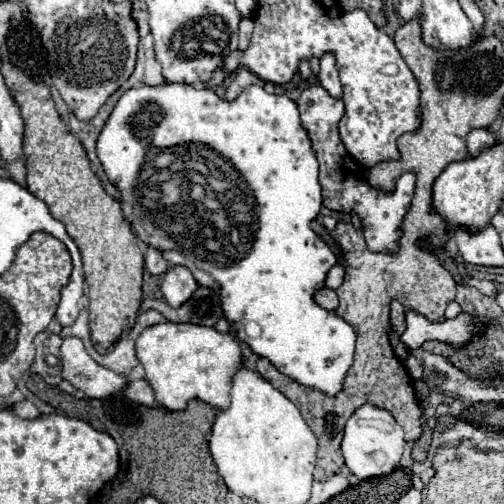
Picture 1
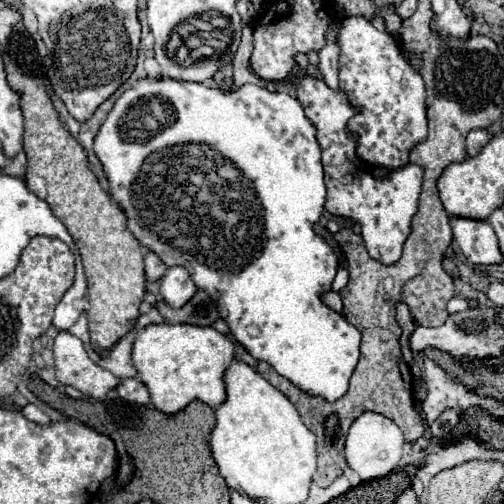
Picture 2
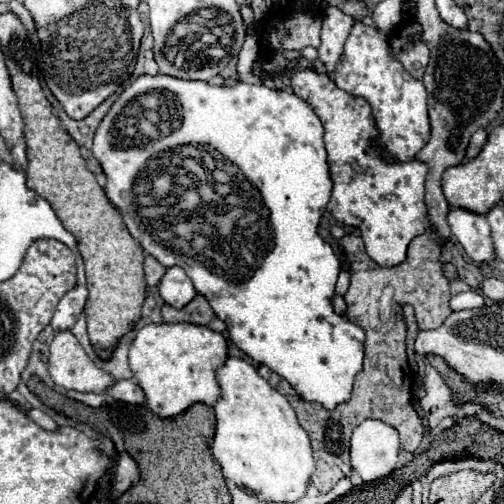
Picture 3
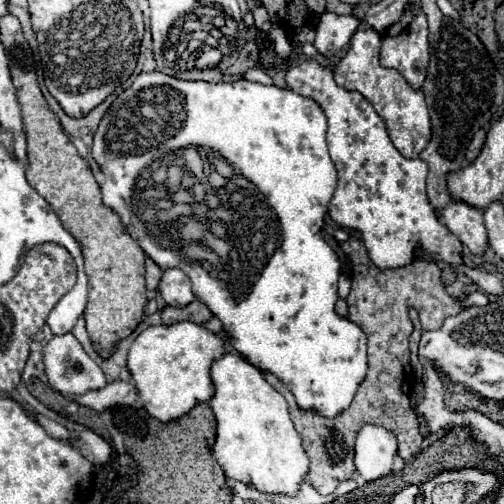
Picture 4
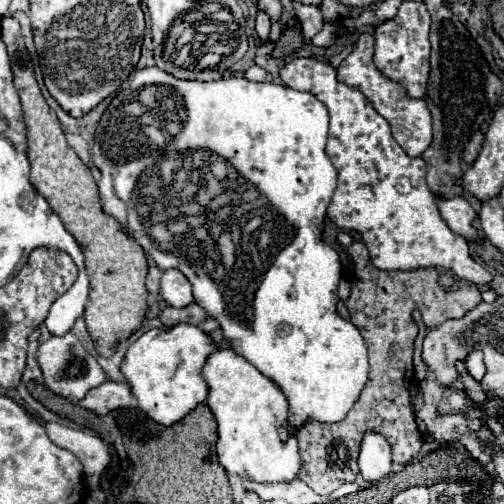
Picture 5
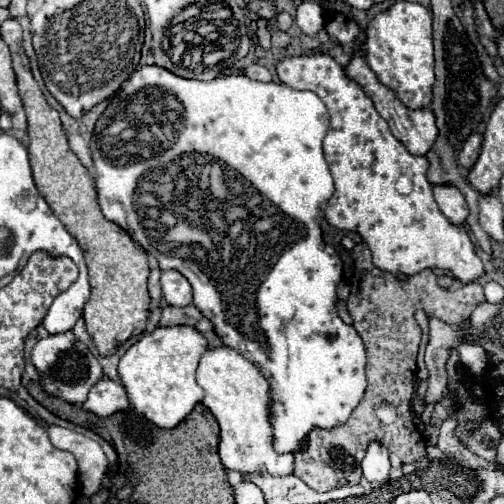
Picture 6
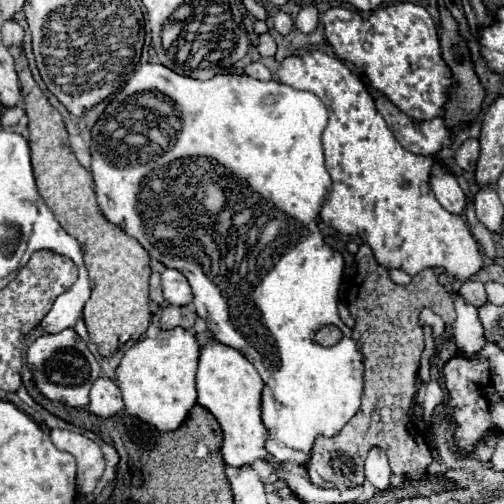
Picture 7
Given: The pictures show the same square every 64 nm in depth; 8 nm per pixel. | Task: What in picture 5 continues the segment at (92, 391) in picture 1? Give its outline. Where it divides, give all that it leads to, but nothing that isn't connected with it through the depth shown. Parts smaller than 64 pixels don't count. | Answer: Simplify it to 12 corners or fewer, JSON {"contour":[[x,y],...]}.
{"contour":[[72,332],[38,348],[54,394],[72,402],[106,374]]}

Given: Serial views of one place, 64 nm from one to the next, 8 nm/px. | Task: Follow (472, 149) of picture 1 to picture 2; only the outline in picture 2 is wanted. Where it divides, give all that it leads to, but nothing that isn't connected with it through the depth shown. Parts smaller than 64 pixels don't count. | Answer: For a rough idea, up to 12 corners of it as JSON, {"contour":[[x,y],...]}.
{"contour":[[472,130],[466,138],[468,156],[476,156],[490,140],[486,130]]}

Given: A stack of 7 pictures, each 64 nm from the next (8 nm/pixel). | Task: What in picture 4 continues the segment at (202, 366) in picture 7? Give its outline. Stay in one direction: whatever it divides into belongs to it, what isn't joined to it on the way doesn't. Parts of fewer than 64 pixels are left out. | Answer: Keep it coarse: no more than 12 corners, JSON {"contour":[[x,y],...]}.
{"contour":[[230,352],[212,362],[226,476],[296,494],[310,462],[286,398]]}

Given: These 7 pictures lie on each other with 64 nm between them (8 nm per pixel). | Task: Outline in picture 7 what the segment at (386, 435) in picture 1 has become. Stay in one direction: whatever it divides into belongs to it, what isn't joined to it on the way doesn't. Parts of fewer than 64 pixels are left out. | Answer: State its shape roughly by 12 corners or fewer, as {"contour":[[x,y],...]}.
{"contour":[[380,448],[366,458],[366,480],[378,490],[390,486],[390,466]]}

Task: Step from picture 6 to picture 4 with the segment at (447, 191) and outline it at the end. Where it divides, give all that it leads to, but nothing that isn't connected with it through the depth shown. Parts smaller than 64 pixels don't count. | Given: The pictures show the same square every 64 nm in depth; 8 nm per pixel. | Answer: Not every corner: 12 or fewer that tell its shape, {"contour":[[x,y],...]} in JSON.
{"contour":[[454,200],[440,220],[470,248],[488,248],[482,212]]}

